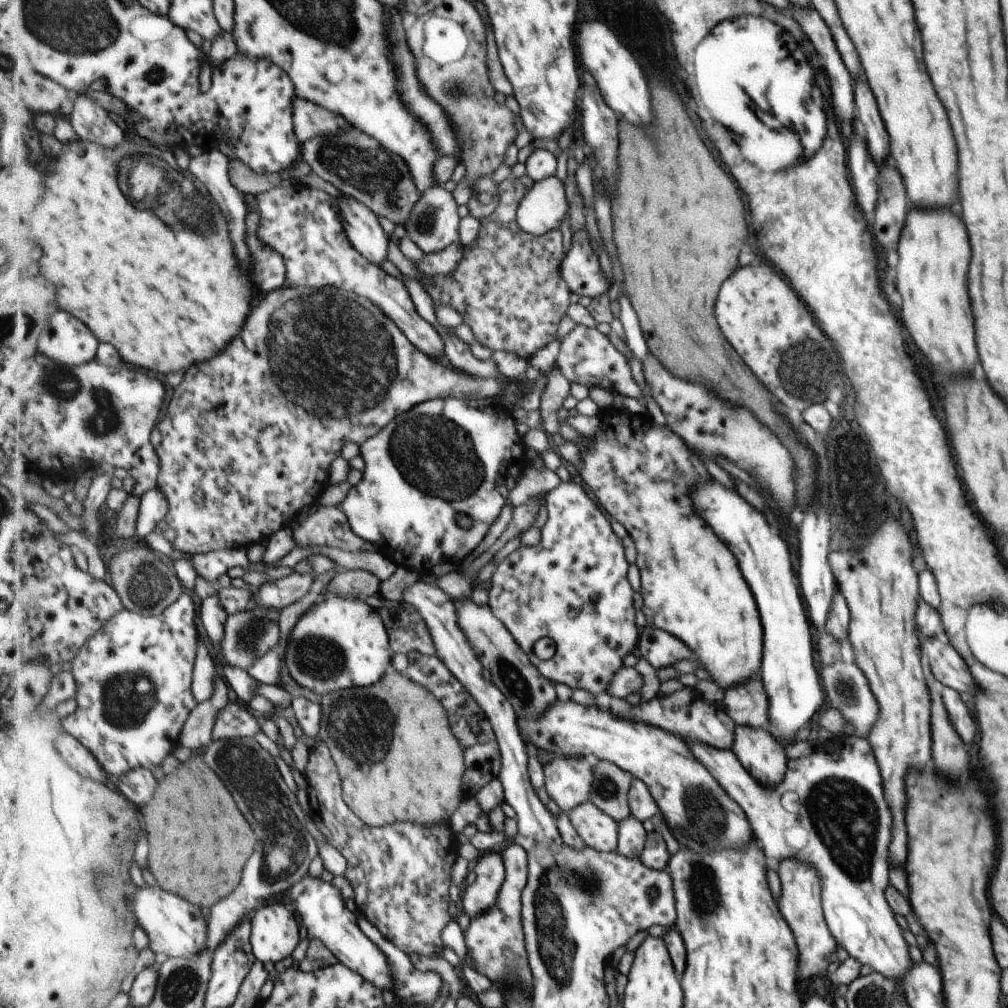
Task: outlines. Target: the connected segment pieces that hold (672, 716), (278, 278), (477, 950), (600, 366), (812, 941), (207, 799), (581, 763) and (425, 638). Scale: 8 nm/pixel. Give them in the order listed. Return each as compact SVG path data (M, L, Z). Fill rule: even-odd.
M682 687L673 694L658 695L650 701L633 706L623 698L615 698L603 692L597 697L597 706L601 710L611 712L620 718L635 720L635 722L643 722L643 724L651 724L657 728L663 728L667 732L673 732L678 739L697 740L703 742L707 746L713 748L721 748L721 750L729 750L733 743L734 730L736 726L727 718L727 714L719 704L705 704L693 688Z
M248 210L245 215L245 244L251 254L251 264L255 266L257 282L261 288L269 292L285 286L287 268L285 268L285 258L257 236L259 224L261 224L259 210Z
M510 842L501 852L503 862L505 862L506 878L499 894L499 900L495 906L485 912L483 916L477 916L470 922L468 929L464 932L465 942L468 949L468 956L475 962L476 971L486 977L498 989L505 988L509 990L513 984L519 984L523 992L533 993L533 970L529 964L529 952L525 946L525 932L521 914L523 911L522 895L525 886L529 883L529 856L523 846Z
M583 324L575 327L560 341L560 351L556 356L555 366L567 376L571 383L580 383L589 390L601 386L611 393L621 394L623 397L636 399L641 404L645 402L645 394L641 386L633 378L630 362L624 354L619 352L611 340L601 334L597 328L587 328Z
M789 858L781 860L779 868L779 882L781 882L781 894L777 898L777 908L781 908L781 916L789 920L789 928L793 928L793 936L797 936L797 948L801 948L801 964L797 978L805 980L815 974L821 974L829 962L835 962L835 946L832 934L828 926L823 922L824 916L821 916L821 906L819 906L819 884L820 877L817 876L817 870L813 864L805 864L801 860Z
M195 753L193 766L183 763L175 774L161 780L161 790L157 788L157 796L153 796L140 812L147 833L148 871L154 880L167 892L177 892L177 896L185 896L199 908L211 909L213 904L219 904L221 898L231 896L231 892L239 888L243 868L253 854L259 836L245 820L229 788L219 786L225 782L201 756L203 754ZM161 806L165 808L161 810ZM175 860L179 860L179 864Z
M565 757L553 764L543 764L545 770L545 788L551 801L564 812L573 811L579 804L590 801L595 784L595 768L583 757Z
M409 603L377 609L388 628L391 648L395 654L408 655L421 652L423 655L435 656L437 648L433 644L431 632L415 606Z

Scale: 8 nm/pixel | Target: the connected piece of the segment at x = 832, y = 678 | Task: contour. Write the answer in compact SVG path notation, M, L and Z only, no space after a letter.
M837 661L835 664L821 667L821 681L824 684L825 704L833 710L837 710L846 724L851 726L852 736L867 736L869 728L873 726L875 718L877 718L877 704L867 688L868 682L865 680L864 674L857 668L855 662L847 664L847 662Z

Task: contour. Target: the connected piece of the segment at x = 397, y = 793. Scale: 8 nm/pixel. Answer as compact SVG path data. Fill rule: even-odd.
M391 667L388 674L369 687L354 687L325 694L320 703L322 726L319 737L336 762L340 778L343 781L343 796L350 809L371 826L385 826L393 822L419 822L435 824L453 816L464 799L463 774L465 774L465 751L455 738L448 712L437 700L435 694L427 688L413 682L404 672L399 673ZM365 758L379 758L381 762L373 764L365 772Z

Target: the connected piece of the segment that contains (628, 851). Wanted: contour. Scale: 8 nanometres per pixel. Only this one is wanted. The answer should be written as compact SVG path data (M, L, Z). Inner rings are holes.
M634 815L618 823L619 836L616 852L627 858L640 858L647 844L647 830Z

